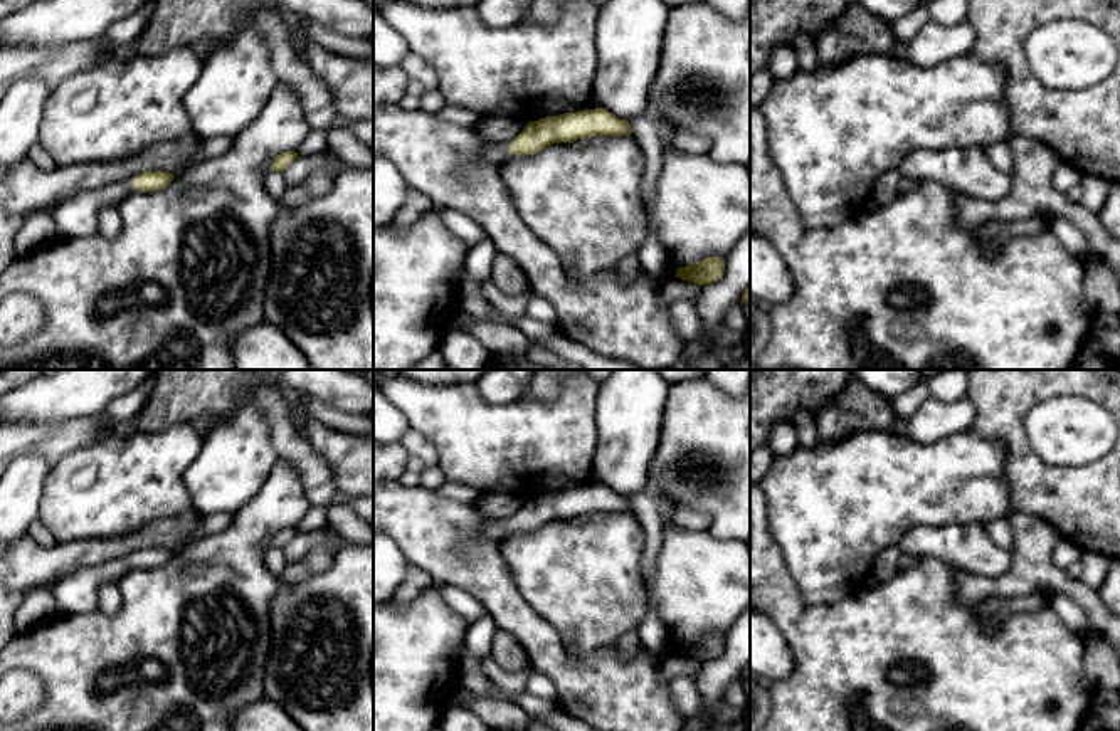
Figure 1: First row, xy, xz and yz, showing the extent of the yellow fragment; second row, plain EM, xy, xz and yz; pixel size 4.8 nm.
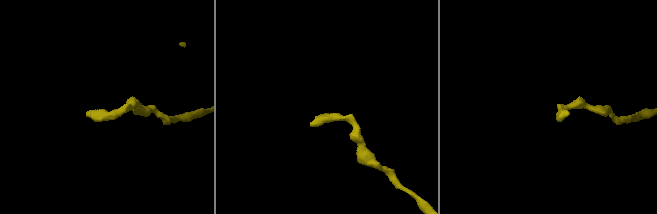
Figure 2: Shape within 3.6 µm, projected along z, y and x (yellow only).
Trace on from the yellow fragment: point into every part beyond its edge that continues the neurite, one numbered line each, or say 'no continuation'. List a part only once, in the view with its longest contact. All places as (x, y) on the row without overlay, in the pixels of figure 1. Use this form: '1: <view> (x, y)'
1: xz (496, 530)

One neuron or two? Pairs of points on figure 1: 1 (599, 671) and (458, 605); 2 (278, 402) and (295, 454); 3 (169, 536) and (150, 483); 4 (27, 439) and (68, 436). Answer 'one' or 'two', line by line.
1: two
2: one
3: two
4: one

